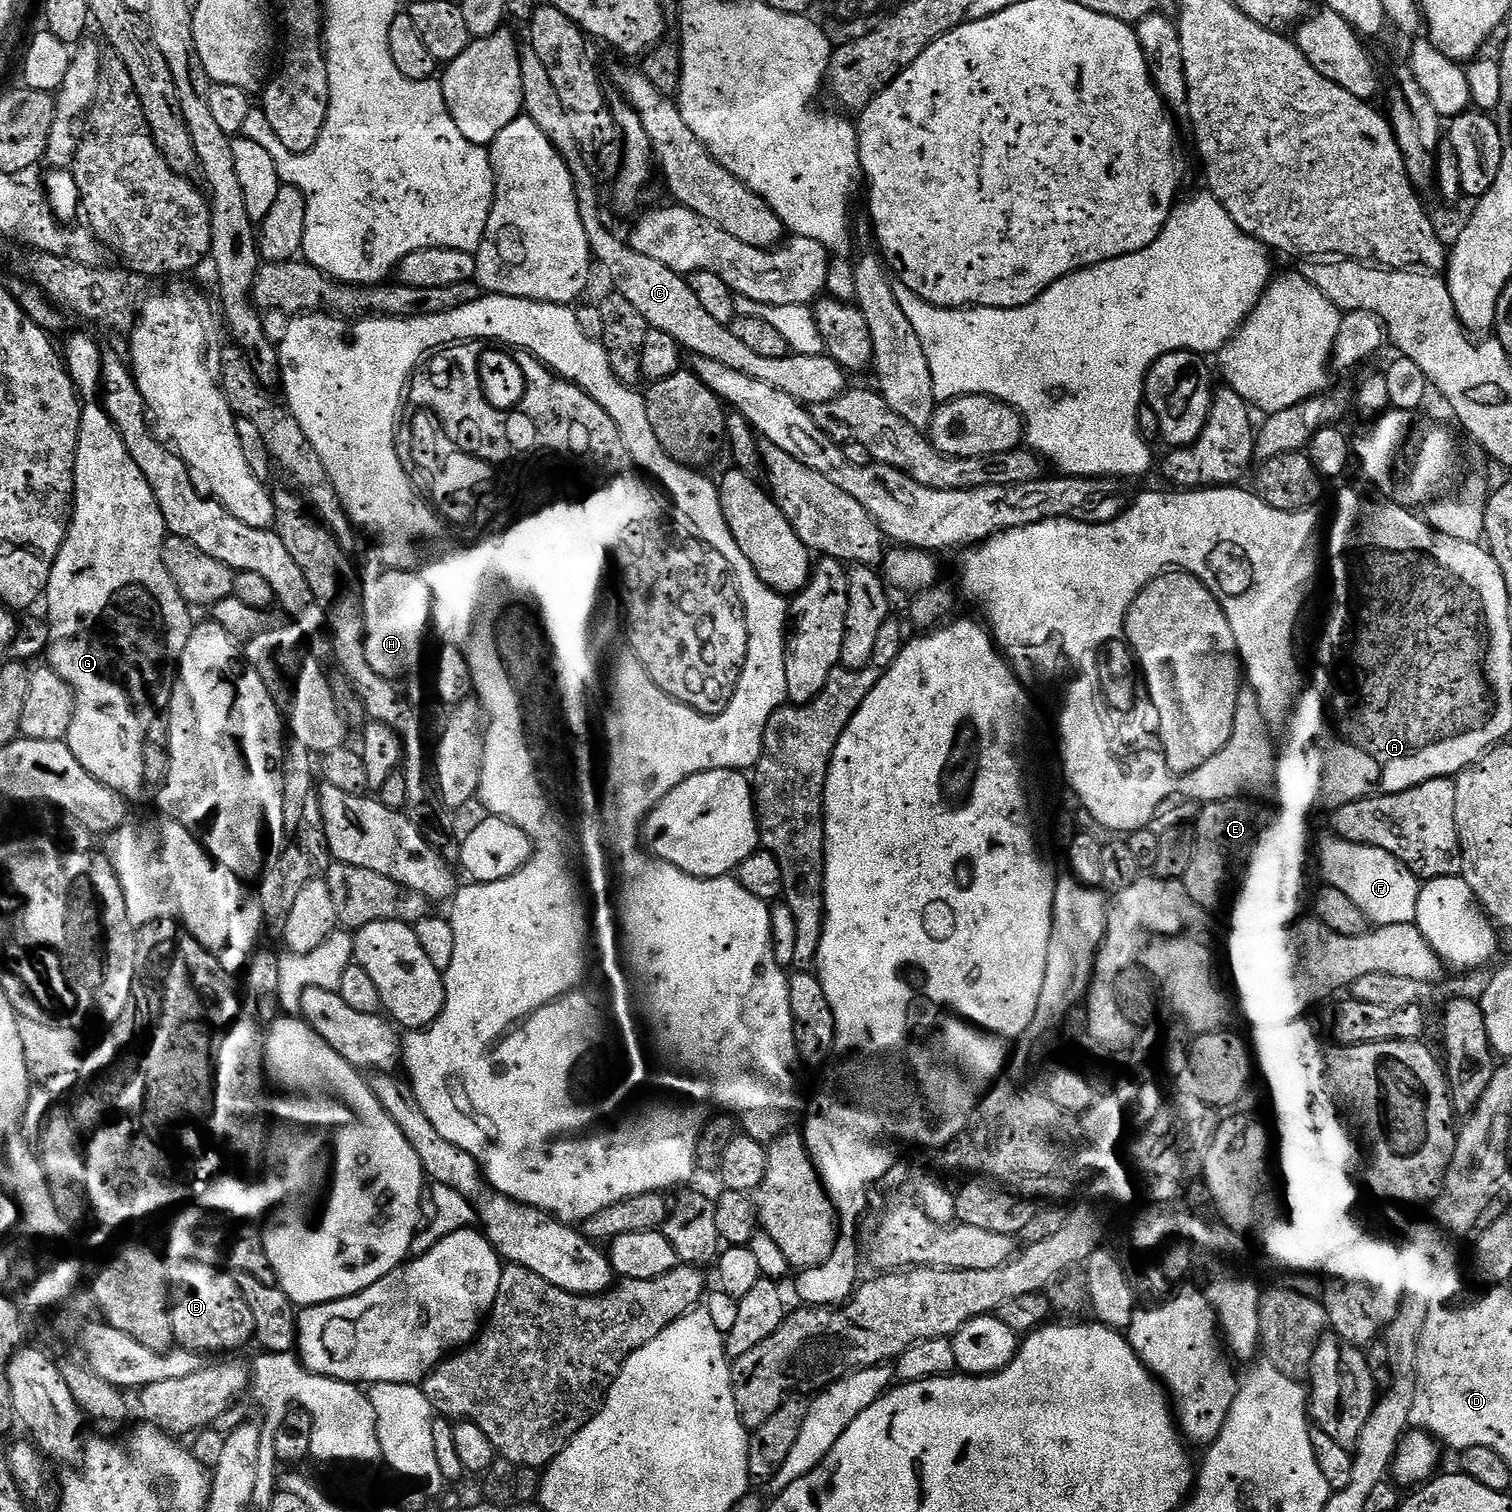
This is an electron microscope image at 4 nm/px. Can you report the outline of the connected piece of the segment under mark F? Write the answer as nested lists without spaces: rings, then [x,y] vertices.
[[[1335,834],[1329,837],[1318,844],[1318,864],[1324,867],[1324,876],[1328,879],[1325,881],[1342,890],[1342,894],[1346,894],[1346,898],[1350,898],[1350,902],[1354,902],[1354,906],[1358,906],[1373,925],[1413,923],[1422,884],[1412,871],[1386,850],[1351,844]]]

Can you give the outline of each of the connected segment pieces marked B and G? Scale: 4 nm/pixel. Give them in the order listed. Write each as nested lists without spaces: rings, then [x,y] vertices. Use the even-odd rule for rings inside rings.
[[[173,1260],[167,1265],[172,1335],[179,1347],[197,1354],[232,1352],[253,1339],[256,1331],[254,1314],[242,1294],[239,1279],[224,1270],[193,1260]]]
[[[97,410],[97,412],[81,411],[80,433],[76,439],[74,482],[76,487],[68,521],[68,532],[64,536],[64,545],[58,550],[58,558],[50,570],[50,578],[46,589],[46,601],[48,600],[48,616],[46,615],[47,663],[72,688],[72,717],[70,718],[70,730],[66,737],[66,743],[74,754],[74,758],[78,758],[78,762],[82,762],[84,769],[90,774],[94,774],[94,778],[98,778],[98,782],[110,786],[110,790],[114,790],[122,797],[133,798],[132,796],[138,795],[140,791],[146,788],[143,776],[143,746],[148,738],[150,722],[154,722],[158,713],[167,709],[170,703],[170,677],[174,672],[174,654],[183,649],[184,642],[188,639],[190,606],[180,597],[180,591],[174,586],[174,582],[164,565],[162,546],[164,545],[166,529],[156,496],[153,494],[148,480],[142,474],[142,470],[134,462],[134,458],[130,458],[119,430],[114,426],[114,422],[110,419],[108,413],[103,410]]]

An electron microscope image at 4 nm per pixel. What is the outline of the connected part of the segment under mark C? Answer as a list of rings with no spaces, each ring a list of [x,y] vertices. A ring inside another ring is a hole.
[[[592,196],[586,200],[581,218],[595,263],[599,267],[601,264],[608,271],[608,276],[616,287],[613,289],[626,298],[629,308],[638,310],[640,320],[645,325],[670,334],[670,338],[677,340],[685,353],[722,362],[722,366],[730,366],[730,370],[738,370],[738,374],[746,374],[749,378],[756,378],[758,382],[766,382],[766,386],[774,386],[774,390],[782,394],[790,394],[790,398],[799,400],[805,406],[830,402],[849,387],[849,377],[845,369],[826,354],[789,354],[782,358],[762,358],[762,354],[754,354],[750,346],[744,345],[739,338],[734,338],[729,325],[714,322],[714,318],[710,318],[710,314],[702,310],[702,304],[698,302],[698,298],[694,298],[694,292],[690,290],[687,279],[681,273],[662,266],[662,262],[654,262],[654,258],[646,258],[646,254],[638,254],[638,250],[634,250],[625,241],[623,244],[600,221],[598,197]]]

